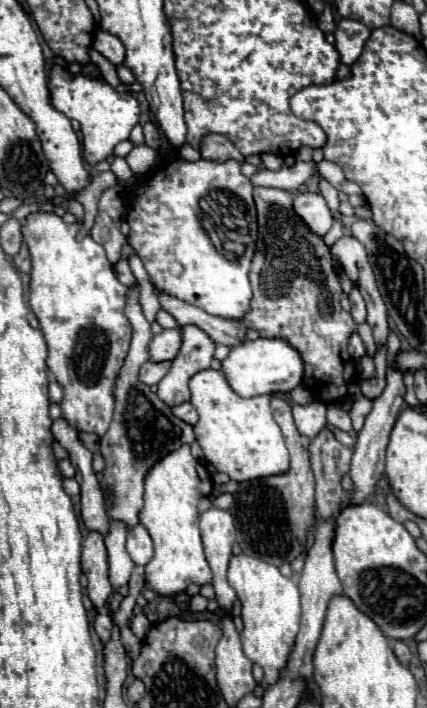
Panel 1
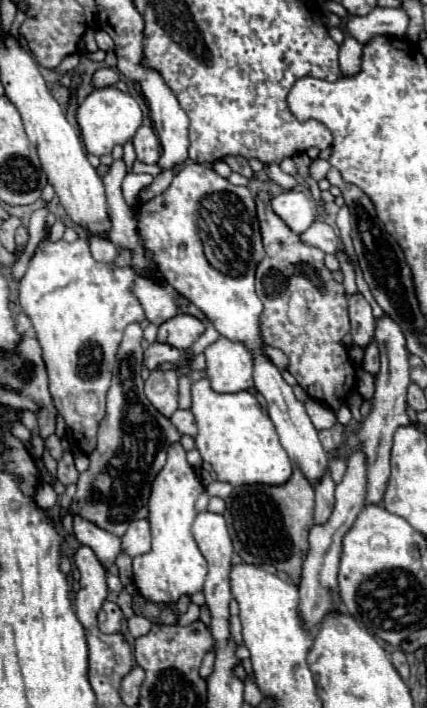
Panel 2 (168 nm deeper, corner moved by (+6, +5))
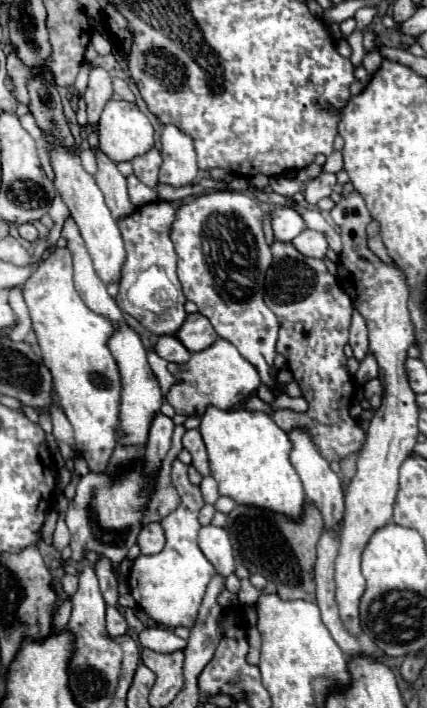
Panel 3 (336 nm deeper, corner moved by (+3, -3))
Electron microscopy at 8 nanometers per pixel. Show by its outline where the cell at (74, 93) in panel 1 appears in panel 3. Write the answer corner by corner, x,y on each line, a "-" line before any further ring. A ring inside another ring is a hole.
108,101
100,123
98,123
98,139
100,149
112,159
112,161
132,161
138,155
148,153
154,147
154,127
148,121
148,117
128,101

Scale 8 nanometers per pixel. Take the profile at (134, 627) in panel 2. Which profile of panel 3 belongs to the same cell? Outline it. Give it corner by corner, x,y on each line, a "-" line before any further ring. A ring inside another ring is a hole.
163,626
144,629
140,633
140,643
142,643
142,647
148,647
156,653
174,653
174,651
182,651
186,647
184,639
174,635
172,629

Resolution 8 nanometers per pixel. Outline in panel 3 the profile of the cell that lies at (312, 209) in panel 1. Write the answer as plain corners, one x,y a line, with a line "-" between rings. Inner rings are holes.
274,207
270,211
272,219
272,231
276,241
292,241
306,225
302,217
292,207

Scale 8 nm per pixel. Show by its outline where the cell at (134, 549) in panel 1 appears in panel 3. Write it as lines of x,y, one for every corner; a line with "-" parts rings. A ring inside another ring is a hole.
150,523
142,527
138,535
138,545
140,545
142,555
160,553
164,549
164,543
166,543
166,537
164,537
164,529
160,523

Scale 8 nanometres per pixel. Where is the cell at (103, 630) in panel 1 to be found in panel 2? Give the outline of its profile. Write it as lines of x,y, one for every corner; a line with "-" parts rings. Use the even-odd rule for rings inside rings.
105,601
101,611
99,611
97,621
99,621
101,633
117,633
121,627
121,609
115,603

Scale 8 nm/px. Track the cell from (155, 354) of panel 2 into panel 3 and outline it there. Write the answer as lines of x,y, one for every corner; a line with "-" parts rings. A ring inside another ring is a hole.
162,335
156,343
156,353
166,359
166,361
174,361
174,363
184,363
190,359
190,351
180,343
178,337
166,337

